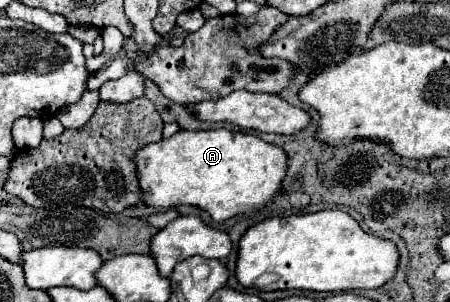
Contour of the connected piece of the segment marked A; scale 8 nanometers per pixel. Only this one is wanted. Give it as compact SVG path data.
M226 128L218 130L180 130L170 138L164 138L156 144L142 148L136 154L140 188L144 190L144 202L154 208L174 208L180 204L192 204L206 210L216 222L224 222L238 214L252 214L260 208L274 202L274 196L280 192L282 180L288 170L288 156L276 144L268 144L254 134L232 132Z

